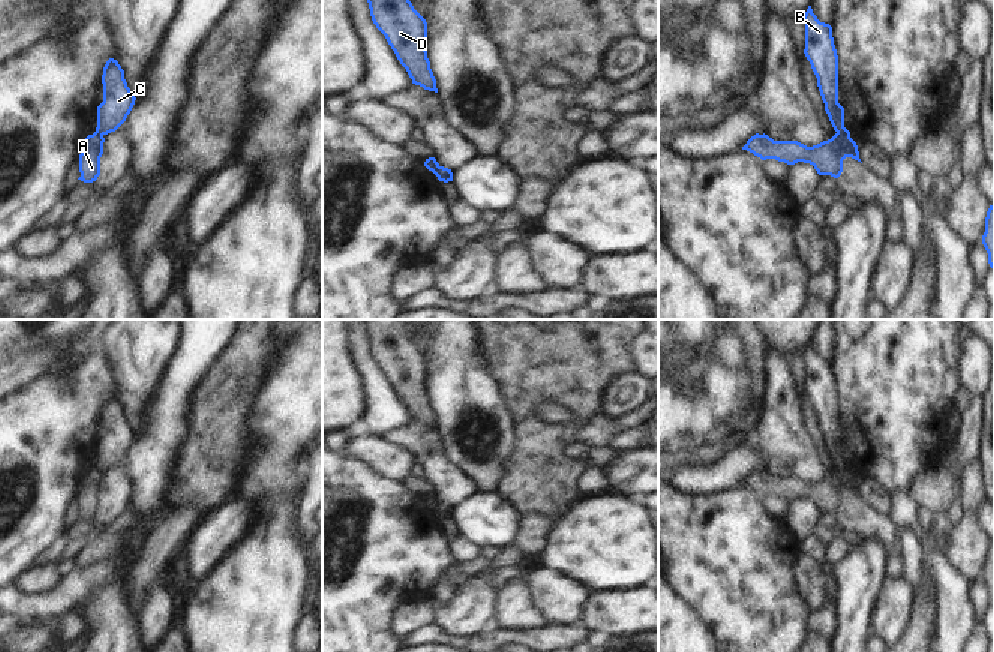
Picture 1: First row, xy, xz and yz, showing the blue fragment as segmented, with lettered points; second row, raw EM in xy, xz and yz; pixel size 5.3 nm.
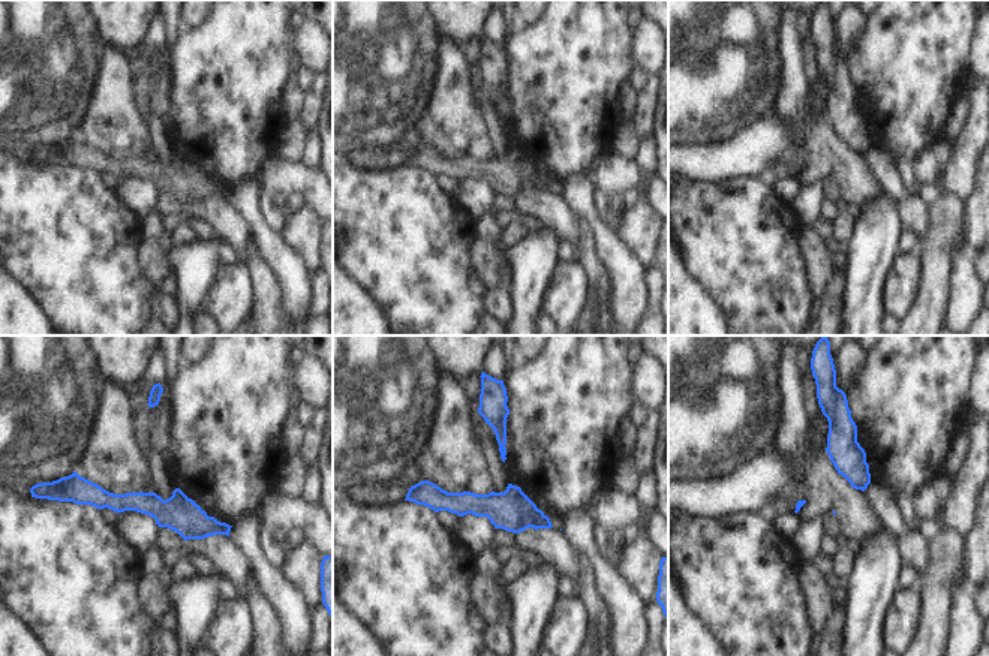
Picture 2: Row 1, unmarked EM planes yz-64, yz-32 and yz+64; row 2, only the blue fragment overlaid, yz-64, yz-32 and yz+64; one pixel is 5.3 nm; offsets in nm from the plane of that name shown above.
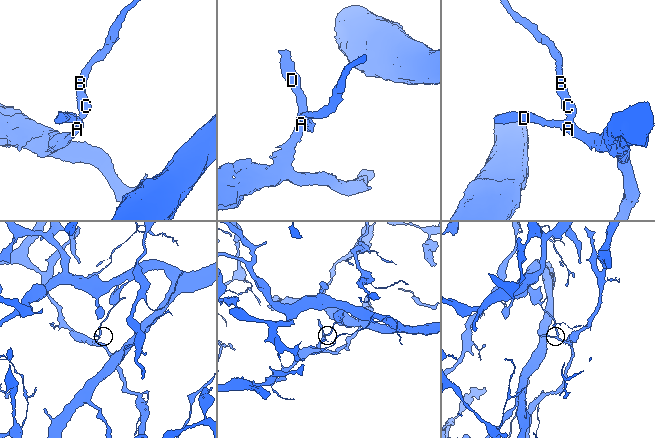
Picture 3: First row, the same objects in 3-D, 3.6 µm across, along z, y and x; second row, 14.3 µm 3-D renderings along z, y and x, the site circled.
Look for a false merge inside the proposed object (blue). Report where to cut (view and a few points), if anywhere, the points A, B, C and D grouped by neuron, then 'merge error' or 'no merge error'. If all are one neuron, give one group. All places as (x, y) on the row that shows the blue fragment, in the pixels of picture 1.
cut yz (837, 132), (849, 137); groups A D / B C; merge error

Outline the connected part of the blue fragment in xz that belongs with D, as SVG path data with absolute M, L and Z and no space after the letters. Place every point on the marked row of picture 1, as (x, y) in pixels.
M367 0L376 28L385 36L412 84L438 93L427 51L427 22L409 0Z

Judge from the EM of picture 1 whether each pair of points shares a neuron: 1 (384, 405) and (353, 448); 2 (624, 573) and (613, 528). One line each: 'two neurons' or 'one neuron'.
1: two neurons
2: one neuron

